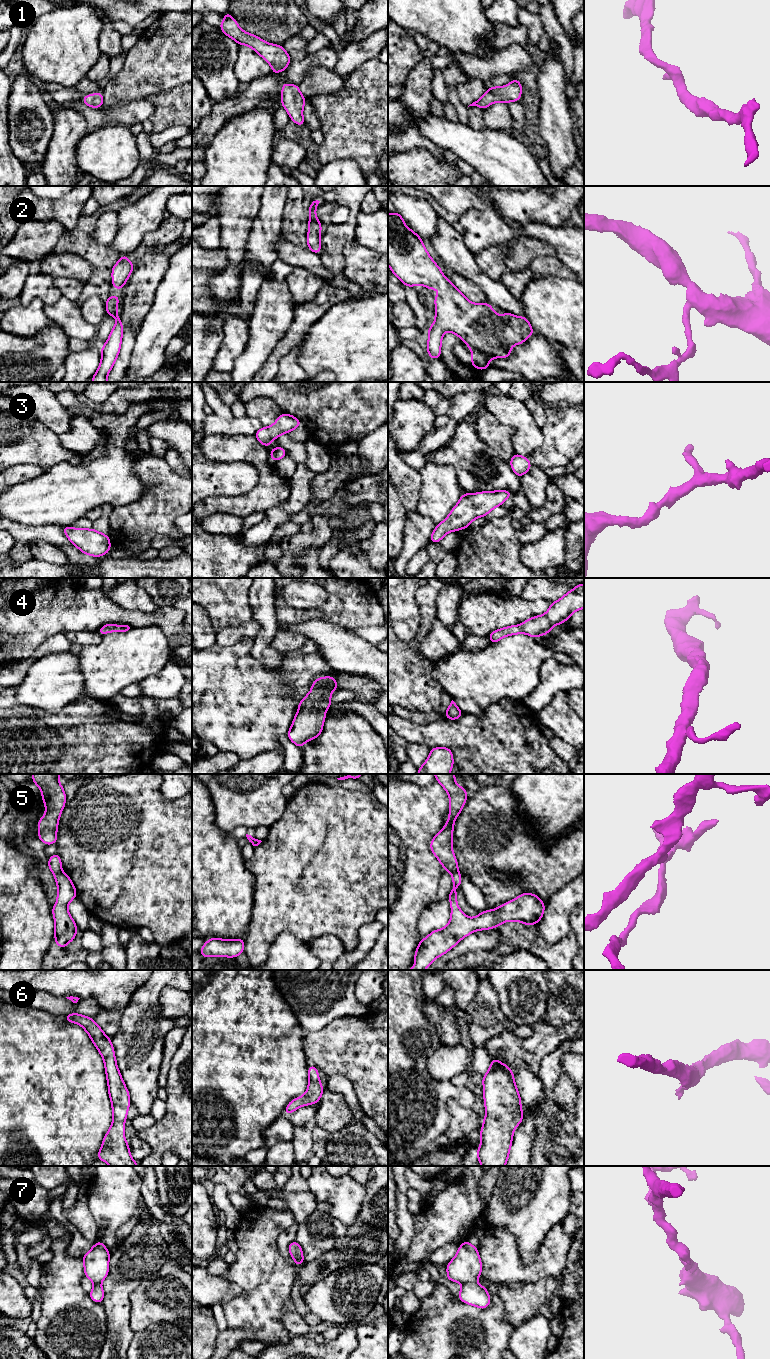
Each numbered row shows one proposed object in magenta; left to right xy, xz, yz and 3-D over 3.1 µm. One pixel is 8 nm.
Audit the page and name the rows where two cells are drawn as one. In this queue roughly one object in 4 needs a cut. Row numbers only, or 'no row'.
5

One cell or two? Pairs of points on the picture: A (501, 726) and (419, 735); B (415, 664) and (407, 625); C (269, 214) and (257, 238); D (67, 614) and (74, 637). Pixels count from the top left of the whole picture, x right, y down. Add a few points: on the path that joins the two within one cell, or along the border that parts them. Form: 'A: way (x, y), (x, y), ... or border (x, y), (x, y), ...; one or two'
A: way (481, 734), (439, 734); one
B: border (421, 619), (418, 634), (414, 638), (398, 638); two
C: way (266, 220), (260, 226), (260, 232); one
D: border (96, 632), (68, 632), (65, 634); two

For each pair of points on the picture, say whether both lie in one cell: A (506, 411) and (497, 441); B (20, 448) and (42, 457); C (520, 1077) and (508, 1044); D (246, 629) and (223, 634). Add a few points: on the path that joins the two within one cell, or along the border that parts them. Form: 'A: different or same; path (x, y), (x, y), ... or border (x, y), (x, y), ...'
A: different; border (485, 408), (500, 422), (514, 430), (512, 445)
B: same; path (25, 448), (33, 448), (37, 452)
C: same; path (520, 1069), (509, 1052)
D: same; path (240, 632), (229, 634)

